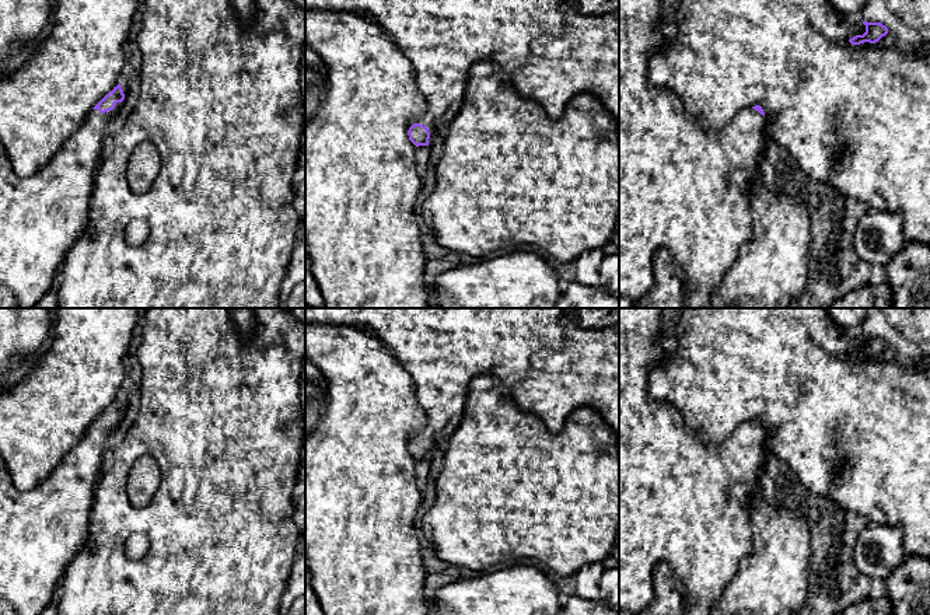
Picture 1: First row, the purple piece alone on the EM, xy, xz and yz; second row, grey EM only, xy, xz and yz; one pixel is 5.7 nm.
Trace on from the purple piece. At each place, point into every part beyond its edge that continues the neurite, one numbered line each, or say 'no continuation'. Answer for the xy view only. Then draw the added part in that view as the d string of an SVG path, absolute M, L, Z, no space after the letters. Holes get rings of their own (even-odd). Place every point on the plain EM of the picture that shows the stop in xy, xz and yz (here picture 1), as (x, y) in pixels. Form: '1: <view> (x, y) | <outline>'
1: xy (41, 531) | M123 415L116 416L115 422L105 427L101 427L98 423L91 423L81 441L63 457L59 465L42 483L28 492L22 492L14 485L7 467L0 457L0 615L41 615L41 612L55 600L55 590L57 583L63 579L66 567L88 541L94 492L101 479L104 454L108 448L113 448L120 441L123 436L123 431L120 430L122 417Z

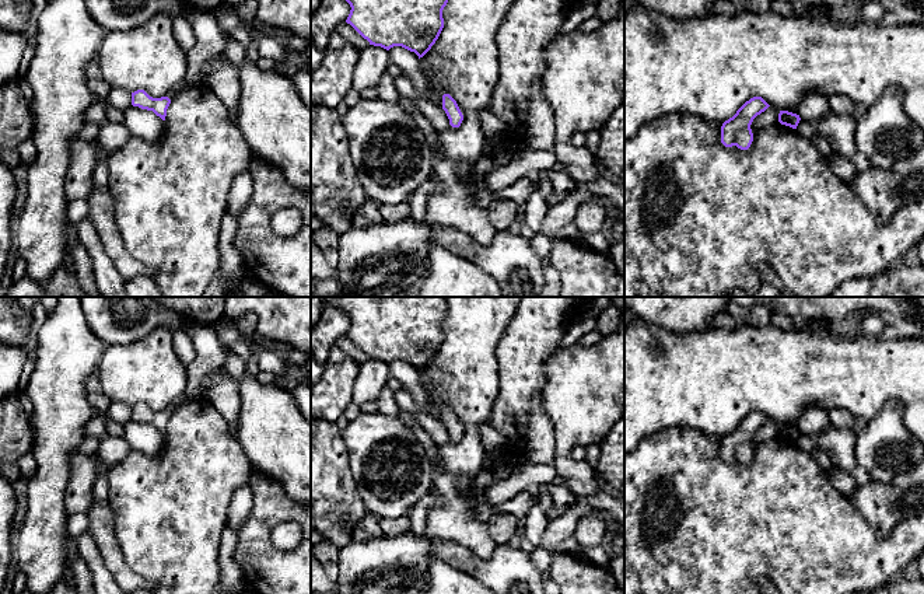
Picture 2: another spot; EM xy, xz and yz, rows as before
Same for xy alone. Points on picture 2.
1: xy (210, 355) | M186 322L183 329L195 346L196 359L188 364L185 394L167 409L169 413L186 401L203 398L206 395L203 378L209 374L223 374L228 357L227 347L218 340L214 325Z

